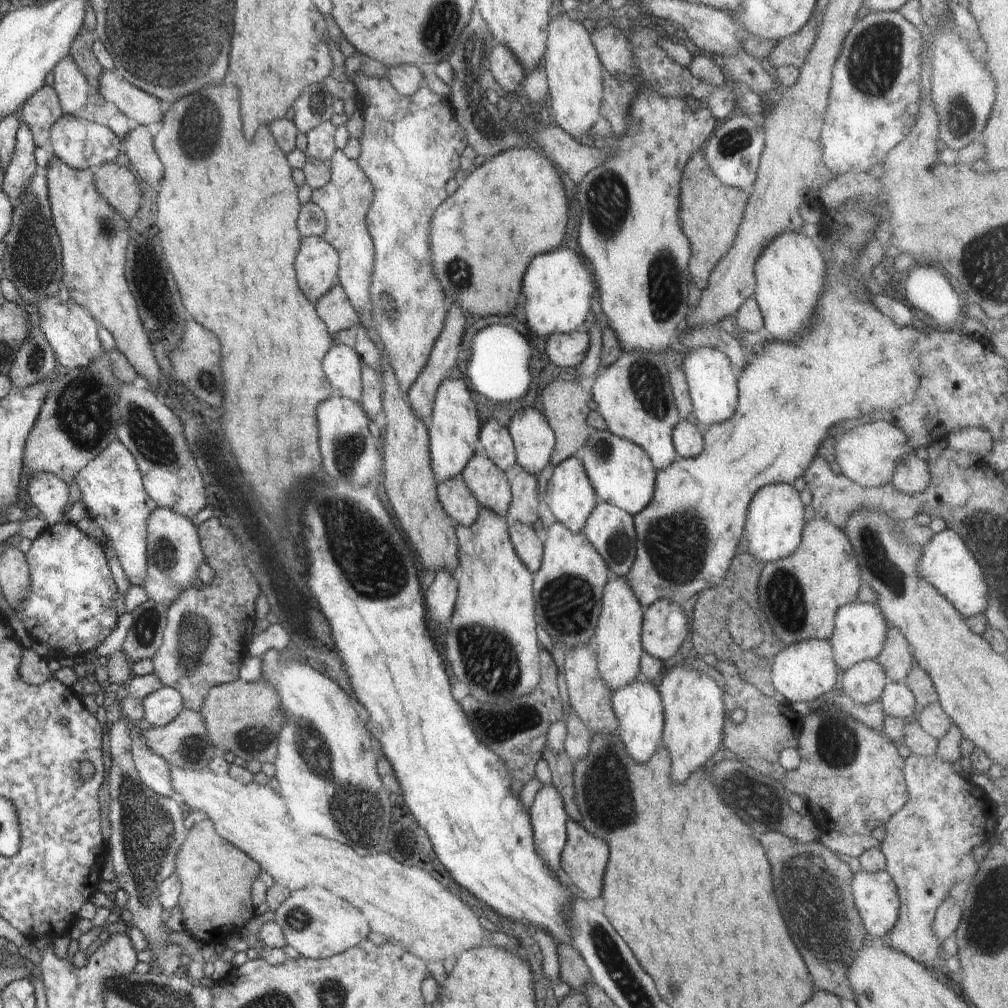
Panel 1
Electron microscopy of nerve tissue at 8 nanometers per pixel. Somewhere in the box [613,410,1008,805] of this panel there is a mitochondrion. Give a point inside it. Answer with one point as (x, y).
(676, 544)

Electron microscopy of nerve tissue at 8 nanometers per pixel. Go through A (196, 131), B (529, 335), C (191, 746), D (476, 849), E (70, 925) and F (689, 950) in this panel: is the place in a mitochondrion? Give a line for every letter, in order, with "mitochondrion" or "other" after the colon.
A: mitochondrion
B: other
C: mitochondrion
D: other
E: other
F: other

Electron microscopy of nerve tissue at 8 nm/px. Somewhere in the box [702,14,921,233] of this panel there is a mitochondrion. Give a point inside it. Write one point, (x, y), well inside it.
(875, 58)

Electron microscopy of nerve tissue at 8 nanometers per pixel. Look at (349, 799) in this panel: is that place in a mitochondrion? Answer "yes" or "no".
yes

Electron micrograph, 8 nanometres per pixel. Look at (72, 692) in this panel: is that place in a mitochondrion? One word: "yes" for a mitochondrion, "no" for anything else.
no

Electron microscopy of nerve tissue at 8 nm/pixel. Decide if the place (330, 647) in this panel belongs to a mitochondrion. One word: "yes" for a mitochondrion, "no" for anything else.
no

